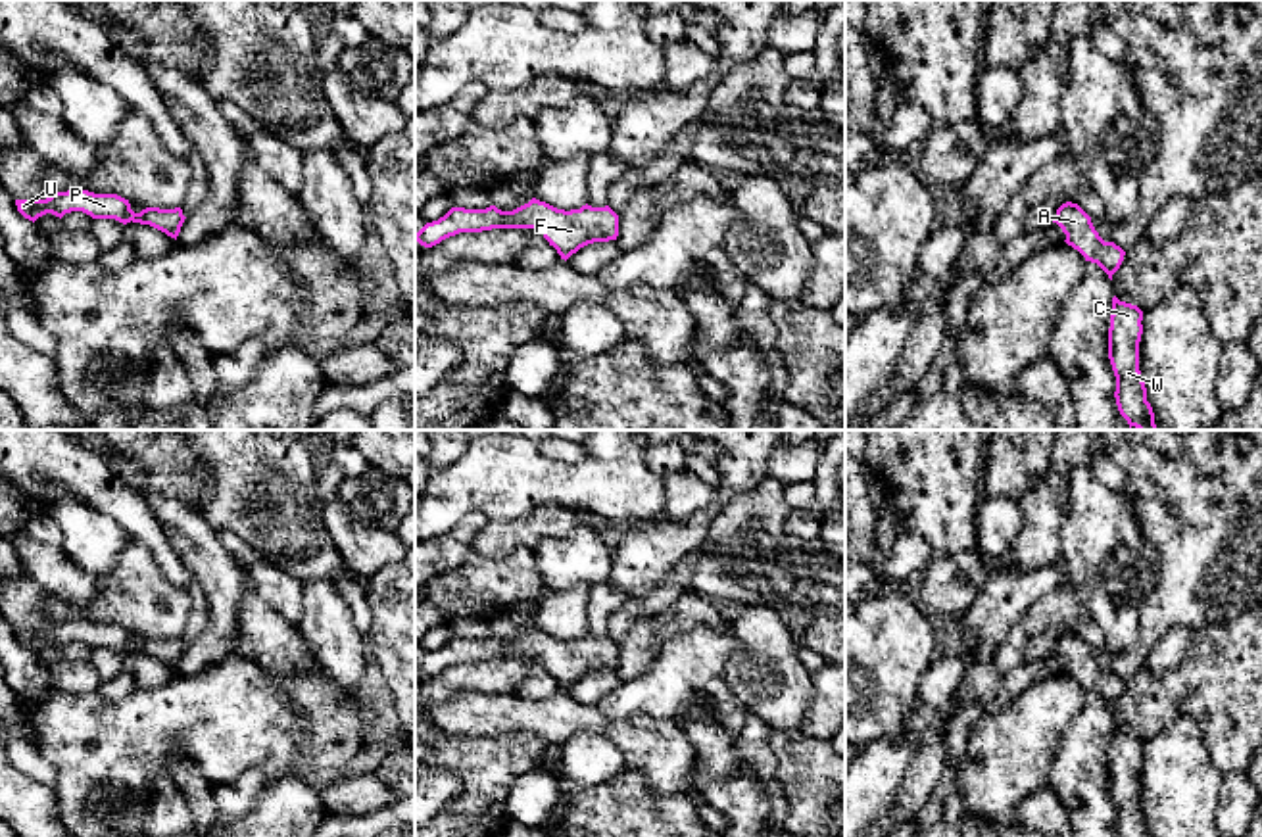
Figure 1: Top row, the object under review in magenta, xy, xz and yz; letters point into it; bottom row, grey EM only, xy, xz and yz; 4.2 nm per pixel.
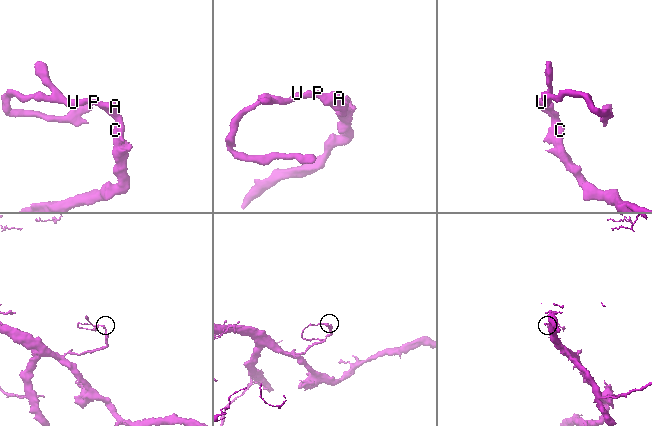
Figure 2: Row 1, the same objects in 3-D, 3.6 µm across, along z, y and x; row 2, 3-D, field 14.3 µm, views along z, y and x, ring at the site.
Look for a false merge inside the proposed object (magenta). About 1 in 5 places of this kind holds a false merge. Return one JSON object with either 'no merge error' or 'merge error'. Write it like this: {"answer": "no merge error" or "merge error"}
{"answer": "no merge error"}

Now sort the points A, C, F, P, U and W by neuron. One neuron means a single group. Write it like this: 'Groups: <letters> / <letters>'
Groups: A C F P U W

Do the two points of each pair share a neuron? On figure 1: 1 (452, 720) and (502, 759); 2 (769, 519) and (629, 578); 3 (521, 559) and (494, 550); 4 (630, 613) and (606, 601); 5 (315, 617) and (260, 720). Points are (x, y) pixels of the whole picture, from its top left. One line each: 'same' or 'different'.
1: different
2: different
3: different
4: different
5: different

